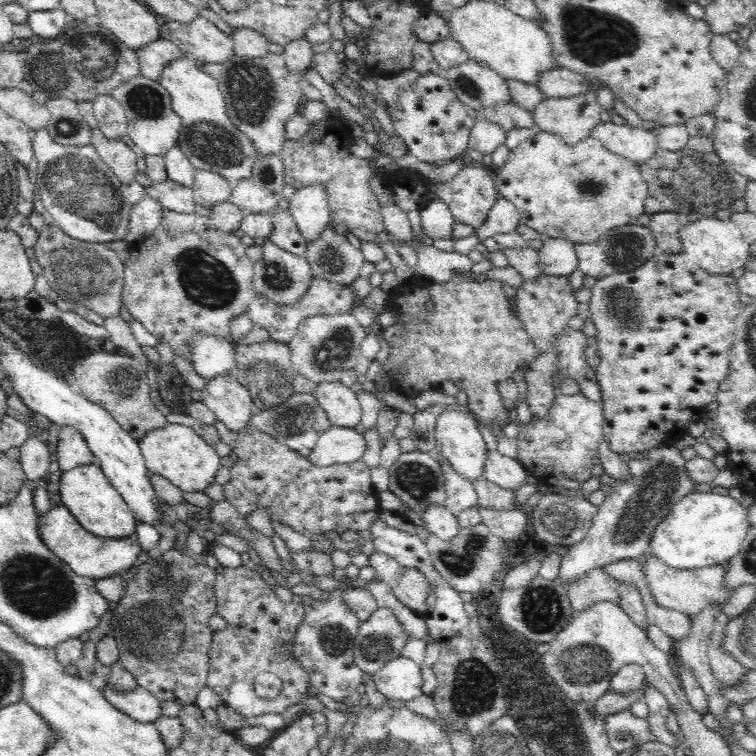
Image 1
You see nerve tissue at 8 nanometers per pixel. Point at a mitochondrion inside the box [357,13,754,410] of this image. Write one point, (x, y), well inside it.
(685, 181)

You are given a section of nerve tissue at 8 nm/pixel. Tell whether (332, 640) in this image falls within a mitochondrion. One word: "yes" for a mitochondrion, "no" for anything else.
yes

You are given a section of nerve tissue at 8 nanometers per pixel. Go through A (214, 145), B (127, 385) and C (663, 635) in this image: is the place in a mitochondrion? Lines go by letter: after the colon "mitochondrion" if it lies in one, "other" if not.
A: mitochondrion
B: mitochondrion
C: other

